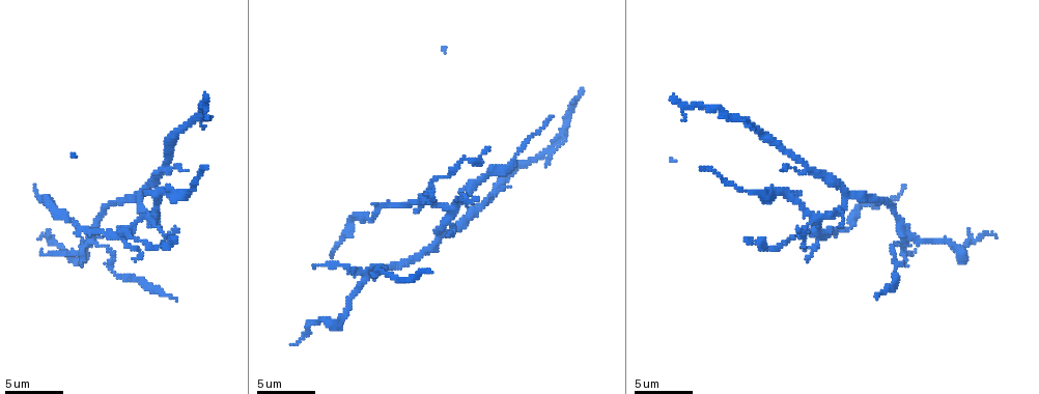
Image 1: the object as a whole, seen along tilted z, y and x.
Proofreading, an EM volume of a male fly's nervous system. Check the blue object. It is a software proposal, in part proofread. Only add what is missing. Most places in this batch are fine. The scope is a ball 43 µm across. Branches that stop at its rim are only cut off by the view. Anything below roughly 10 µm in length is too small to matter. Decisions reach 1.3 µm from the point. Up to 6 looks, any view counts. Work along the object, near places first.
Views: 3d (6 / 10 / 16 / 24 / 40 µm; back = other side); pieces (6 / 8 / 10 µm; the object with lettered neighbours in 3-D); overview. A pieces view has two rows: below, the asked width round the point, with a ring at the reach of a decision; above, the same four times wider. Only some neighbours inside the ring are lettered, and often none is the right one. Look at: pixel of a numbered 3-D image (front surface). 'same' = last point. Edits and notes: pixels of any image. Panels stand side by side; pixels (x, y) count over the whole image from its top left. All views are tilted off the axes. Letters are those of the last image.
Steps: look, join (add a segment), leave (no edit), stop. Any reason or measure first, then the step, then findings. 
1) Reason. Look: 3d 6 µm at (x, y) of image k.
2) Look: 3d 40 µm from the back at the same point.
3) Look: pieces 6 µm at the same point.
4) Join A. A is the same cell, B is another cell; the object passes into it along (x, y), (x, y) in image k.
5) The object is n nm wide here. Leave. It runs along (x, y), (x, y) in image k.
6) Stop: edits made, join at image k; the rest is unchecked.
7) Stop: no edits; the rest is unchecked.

An open end. Look: 3d 6 µm at (486, 149) of image 1.

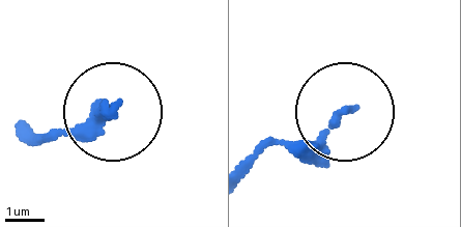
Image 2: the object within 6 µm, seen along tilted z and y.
Look: pieces 8 µm at (347, 110) of image 2.

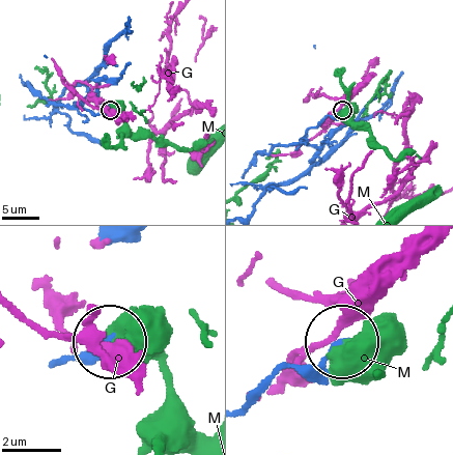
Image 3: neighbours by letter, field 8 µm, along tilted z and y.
Leave. G and M are other cells; none of them fits.

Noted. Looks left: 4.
An open end. Look: pieces 6 µm at (475, 199) of image 1.

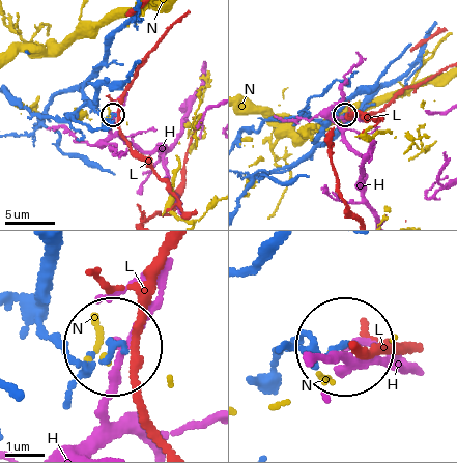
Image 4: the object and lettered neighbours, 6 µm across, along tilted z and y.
The object is 140 nm wide here. Leave. H, L and N are other cells; it runs along (277, 360), (306, 337), (342, 350) in image 4; none of them fits.

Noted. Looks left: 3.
Look: 3d 6 µm at (294, 343) of image 1.

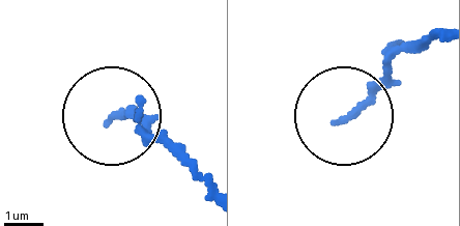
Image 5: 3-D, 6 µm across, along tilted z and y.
Look: pieces 8 µm at (340, 121) of image 5.

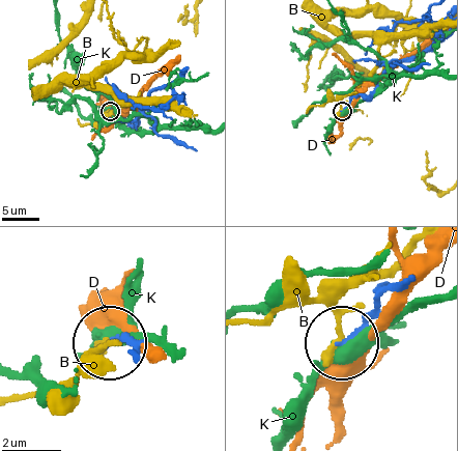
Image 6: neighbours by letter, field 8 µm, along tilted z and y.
Leave. B, D and K are other cells; it runs along (436, 36), (342, 110) in image 6; no lettered segment goes on from it.

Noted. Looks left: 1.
Stop: no edits; the rest is unchecked.

